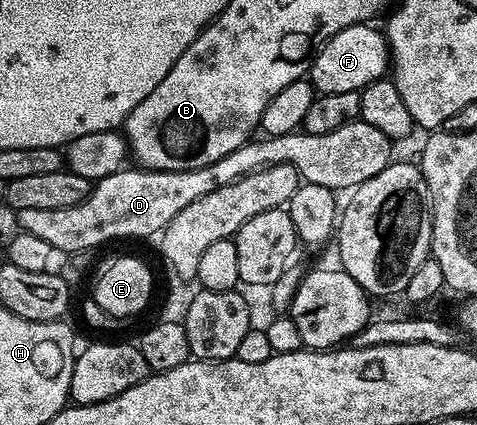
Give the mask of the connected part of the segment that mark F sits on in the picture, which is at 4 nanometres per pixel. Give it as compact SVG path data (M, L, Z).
M367 21L349 25L316 51L311 60L309 82L318 94L360 92L388 74L389 48L386 34L380 28L378 31L371 26L375 25Z

